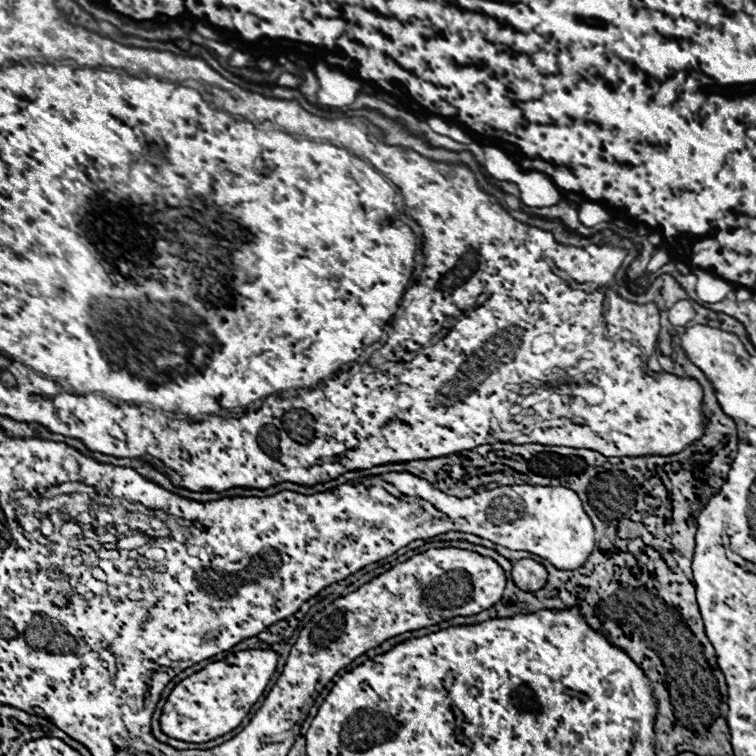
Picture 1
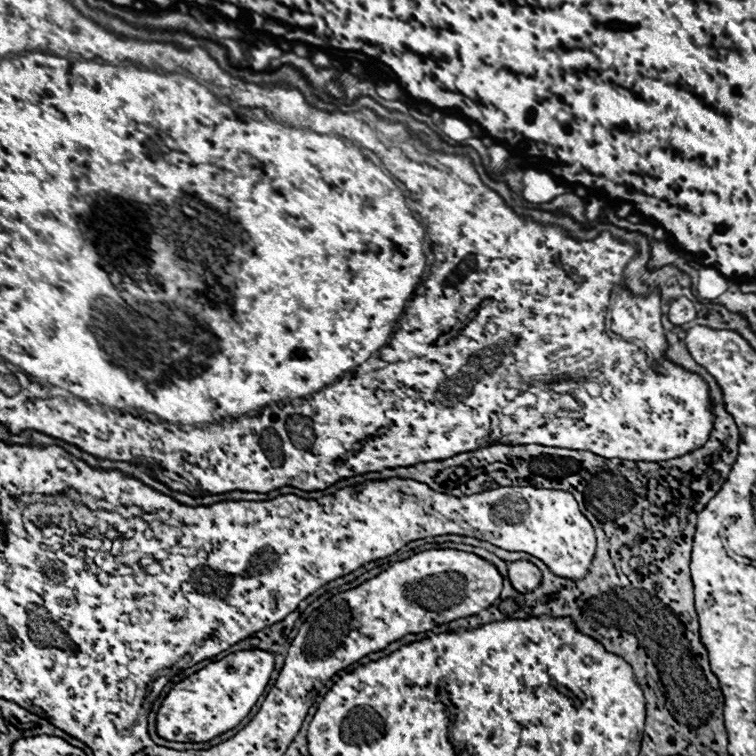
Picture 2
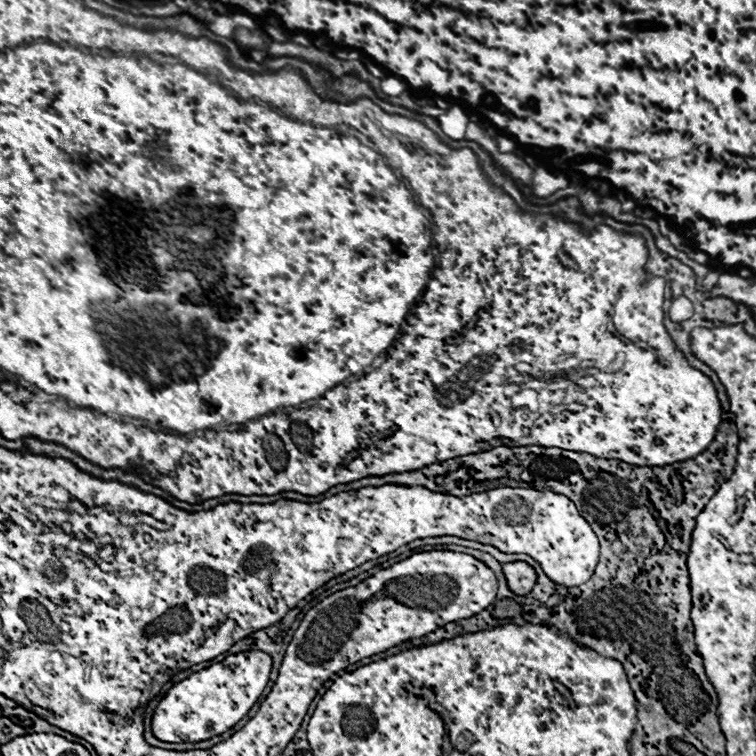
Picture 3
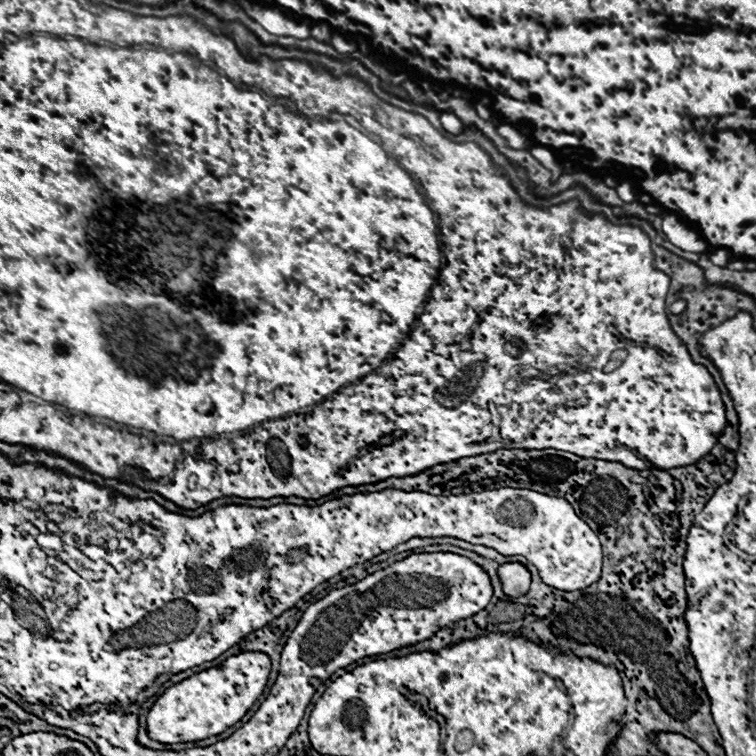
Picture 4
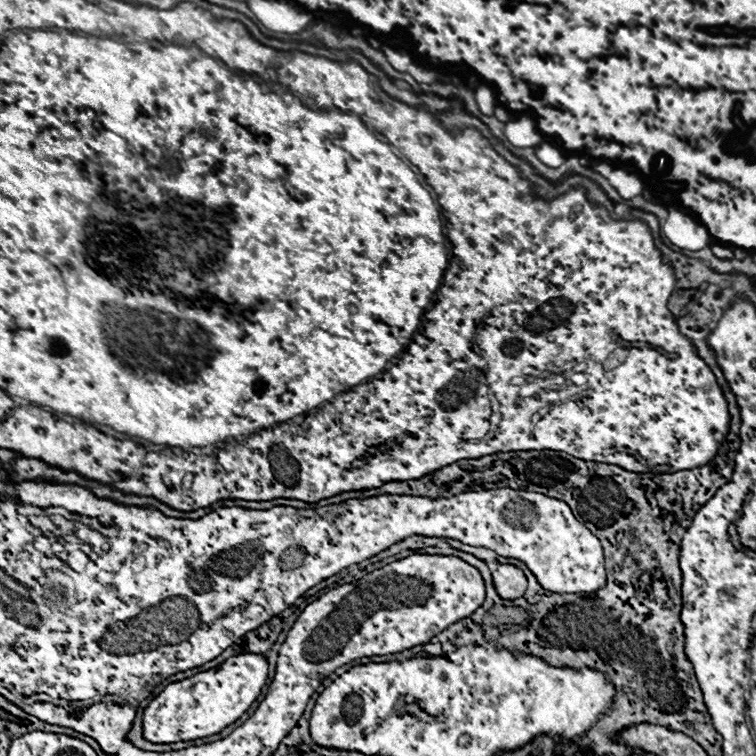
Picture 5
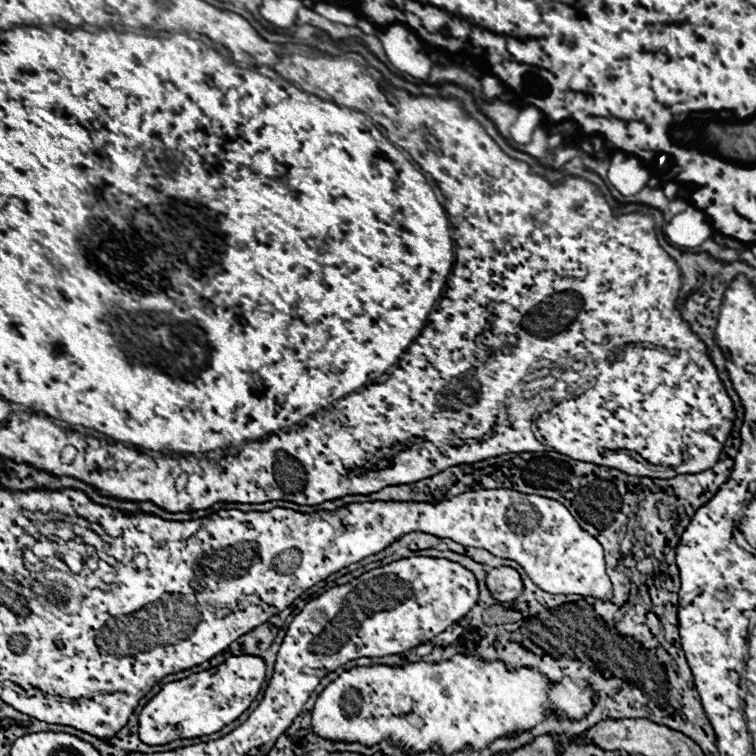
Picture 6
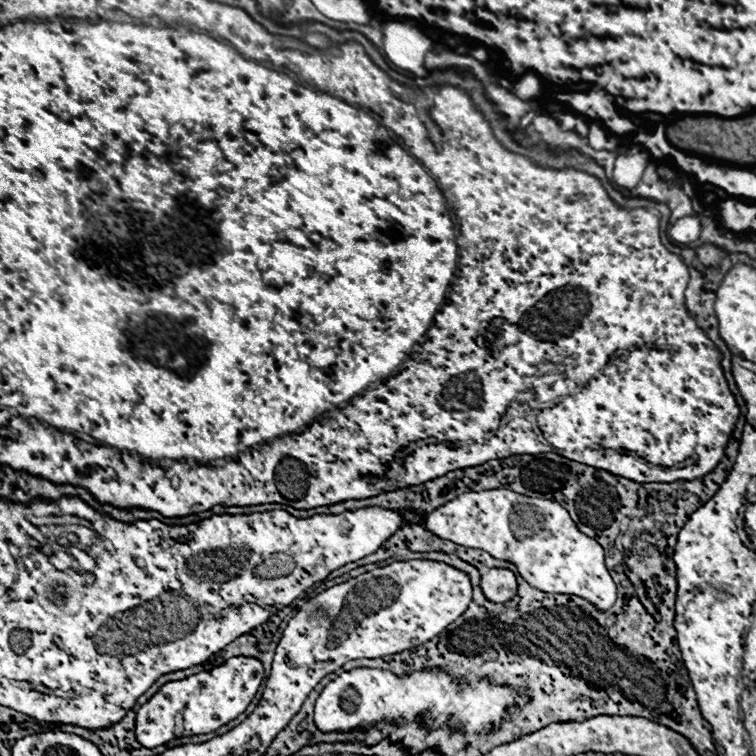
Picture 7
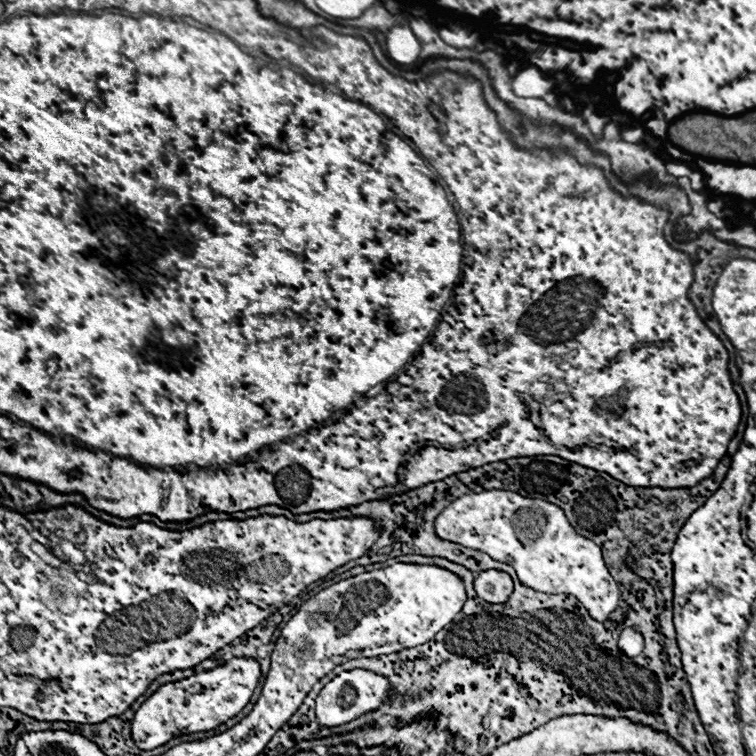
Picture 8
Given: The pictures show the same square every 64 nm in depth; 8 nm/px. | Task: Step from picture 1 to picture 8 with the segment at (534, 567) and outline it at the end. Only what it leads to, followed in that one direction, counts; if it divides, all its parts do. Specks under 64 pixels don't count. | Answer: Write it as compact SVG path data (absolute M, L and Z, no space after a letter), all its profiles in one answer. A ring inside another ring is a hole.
M484 570L474 578L476 594L492 604L504 604L510 594L514 592L514 582L506 572L498 570Z

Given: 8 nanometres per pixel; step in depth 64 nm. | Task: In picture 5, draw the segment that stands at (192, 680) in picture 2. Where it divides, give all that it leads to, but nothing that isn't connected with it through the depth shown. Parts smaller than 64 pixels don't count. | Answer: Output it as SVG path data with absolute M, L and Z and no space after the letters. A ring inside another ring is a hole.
M240 654L212 670L168 684L144 710L144 738L154 744L172 744L220 734L252 706L266 680L268 660L262 654Z

